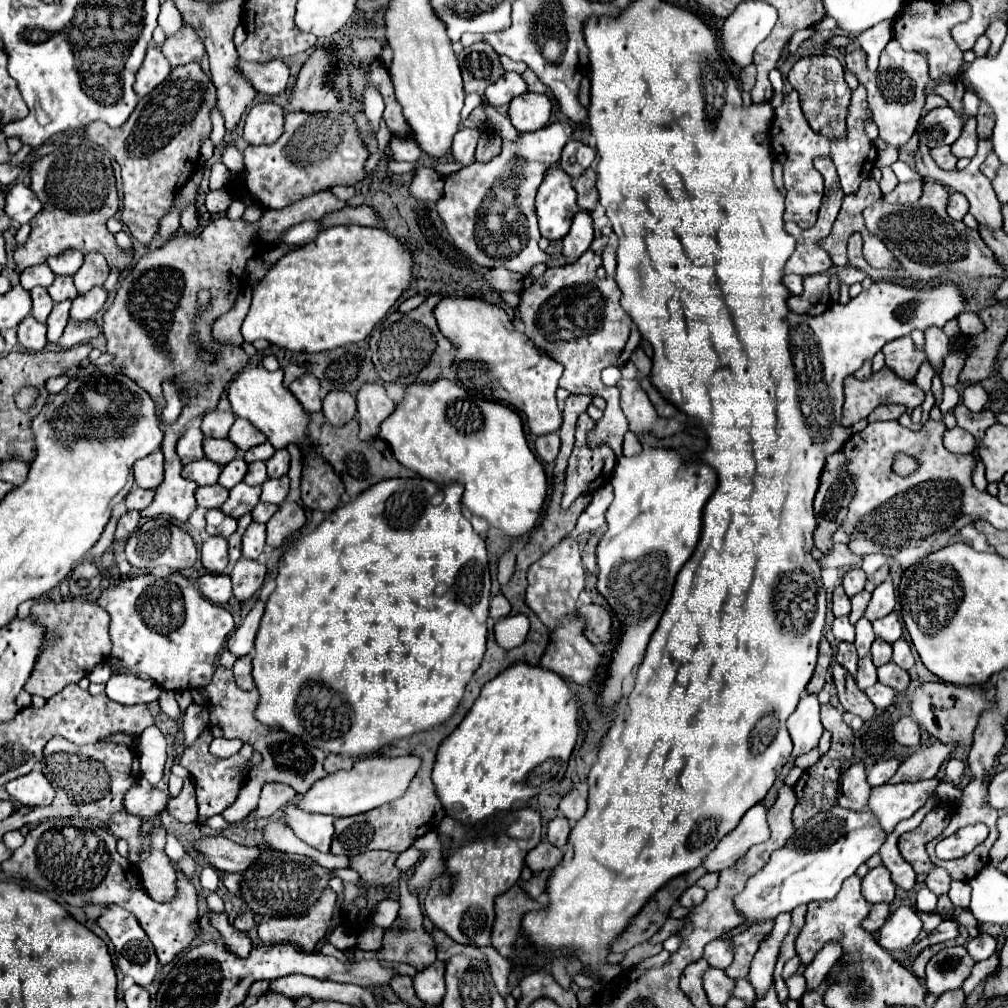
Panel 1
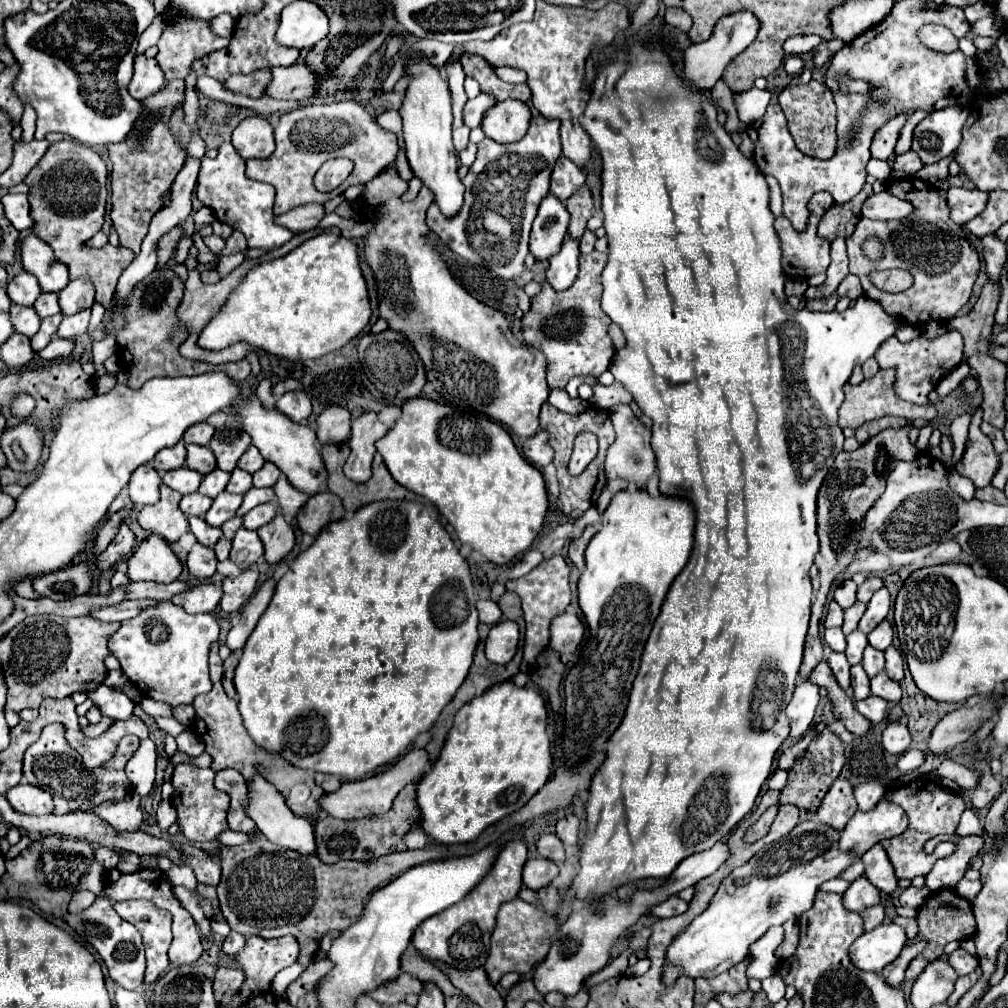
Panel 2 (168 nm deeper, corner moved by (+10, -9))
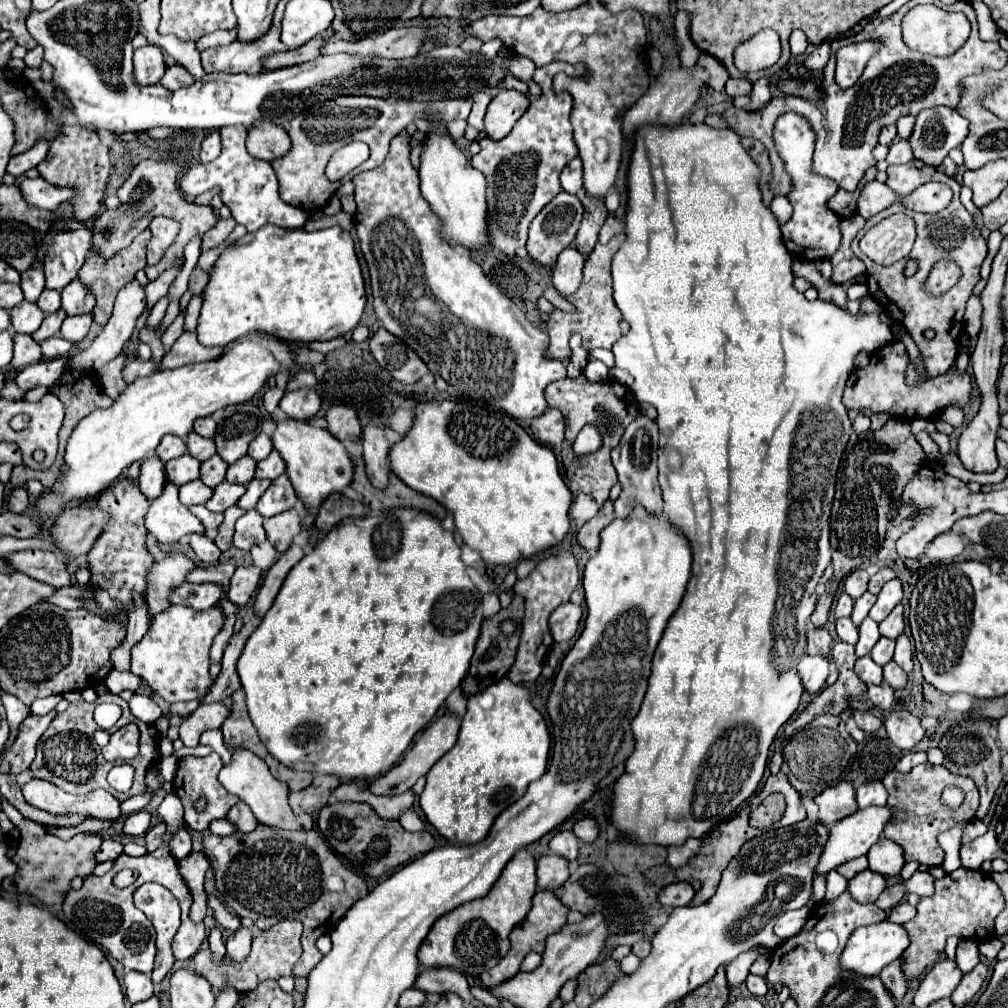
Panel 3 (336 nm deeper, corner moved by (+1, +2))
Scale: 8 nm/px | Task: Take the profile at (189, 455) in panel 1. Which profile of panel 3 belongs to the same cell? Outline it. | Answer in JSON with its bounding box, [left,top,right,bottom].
[155,435,187,463]

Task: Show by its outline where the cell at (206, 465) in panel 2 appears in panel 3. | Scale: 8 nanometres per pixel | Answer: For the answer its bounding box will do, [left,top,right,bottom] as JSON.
[187,433,217,461]

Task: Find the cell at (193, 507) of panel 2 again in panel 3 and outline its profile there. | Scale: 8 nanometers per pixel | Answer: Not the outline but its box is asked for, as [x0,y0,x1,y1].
[179,479,213,507]

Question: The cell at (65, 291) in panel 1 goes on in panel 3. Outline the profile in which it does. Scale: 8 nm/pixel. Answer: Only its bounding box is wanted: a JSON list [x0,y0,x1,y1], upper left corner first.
[37,289,61,315]

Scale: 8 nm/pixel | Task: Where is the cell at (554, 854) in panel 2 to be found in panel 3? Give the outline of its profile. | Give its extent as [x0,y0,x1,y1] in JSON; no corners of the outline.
[549,831,579,861]

